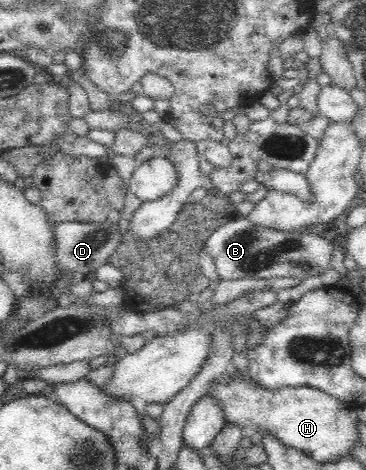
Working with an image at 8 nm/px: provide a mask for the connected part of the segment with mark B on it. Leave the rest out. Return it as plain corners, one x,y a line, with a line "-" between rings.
244,216
228,222
212,232
205,242
206,254
214,262
217,273
224,280
294,278
305,279
326,272
332,258
332,242
310,232
285,234
266,228
255,228

